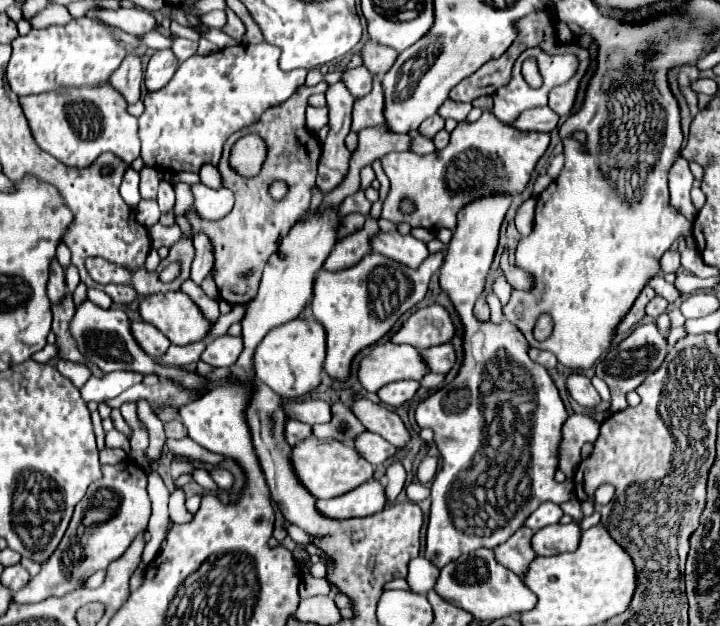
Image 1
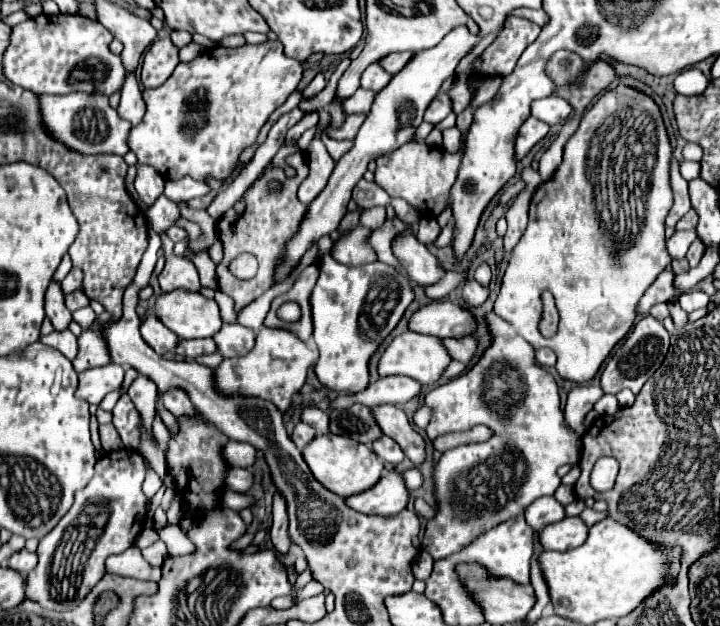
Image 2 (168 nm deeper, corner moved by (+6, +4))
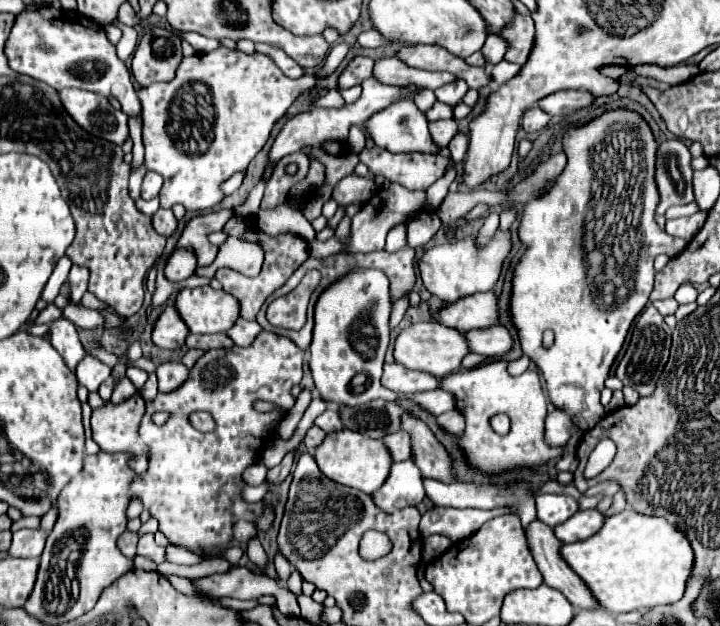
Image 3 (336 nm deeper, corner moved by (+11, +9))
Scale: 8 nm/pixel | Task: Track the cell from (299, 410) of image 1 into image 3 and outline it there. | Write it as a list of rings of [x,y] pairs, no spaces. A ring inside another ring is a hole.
[[[327,407],[325,413],[317,417],[315,425],[319,425],[325,433],[333,433],[333,431],[345,429],[345,427],[341,425],[341,417],[339,417],[339,409],[337,409],[337,407]]]

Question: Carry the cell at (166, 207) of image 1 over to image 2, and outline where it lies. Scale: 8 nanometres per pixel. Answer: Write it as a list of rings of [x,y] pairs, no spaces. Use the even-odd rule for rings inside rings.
[[[162,194],[162,196],[150,206],[148,218],[150,218],[150,222],[152,222],[154,232],[160,234],[160,232],[166,232],[170,226],[174,226],[174,222],[180,218],[180,212],[178,212],[178,206]]]

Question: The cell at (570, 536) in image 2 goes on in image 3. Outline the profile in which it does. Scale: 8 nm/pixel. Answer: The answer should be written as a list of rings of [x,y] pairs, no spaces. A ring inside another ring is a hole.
[[[589,509],[589,511],[579,511],[575,513],[569,521],[557,525],[553,531],[555,535],[565,541],[565,543],[575,543],[575,541],[583,541],[589,539],[593,533],[597,533],[597,529],[601,529],[601,525],[605,523],[605,513],[597,511],[597,509]]]

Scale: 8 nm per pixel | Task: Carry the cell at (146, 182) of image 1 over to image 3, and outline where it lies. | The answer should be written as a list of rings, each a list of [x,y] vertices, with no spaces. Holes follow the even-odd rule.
[[[149,171],[149,173],[145,175],[143,187],[141,187],[141,199],[149,201],[149,199],[157,197],[159,191],[161,191],[161,185],[163,185],[163,177],[157,175],[157,173],[153,173],[153,171]]]

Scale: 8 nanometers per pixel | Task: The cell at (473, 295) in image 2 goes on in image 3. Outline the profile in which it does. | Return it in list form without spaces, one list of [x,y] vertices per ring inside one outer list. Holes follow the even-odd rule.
[[[497,229],[495,235],[483,247],[477,247],[477,235],[467,235],[463,239],[457,239],[455,243],[431,247],[419,259],[423,285],[431,295],[439,297],[443,303],[455,303],[461,297],[467,297],[479,291],[491,291],[501,275],[503,261],[509,255],[511,247],[513,247],[513,241],[511,241],[509,229],[507,231]]]

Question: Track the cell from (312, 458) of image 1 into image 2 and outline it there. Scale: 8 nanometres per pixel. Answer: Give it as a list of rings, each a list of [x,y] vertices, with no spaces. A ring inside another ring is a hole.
[[[318,434],[314,436],[314,442],[310,442],[310,446],[302,450],[302,456],[310,472],[314,472],[314,478],[338,496],[352,496],[362,490],[368,490],[378,482],[384,470],[382,460],[366,444],[358,444],[346,436]]]

